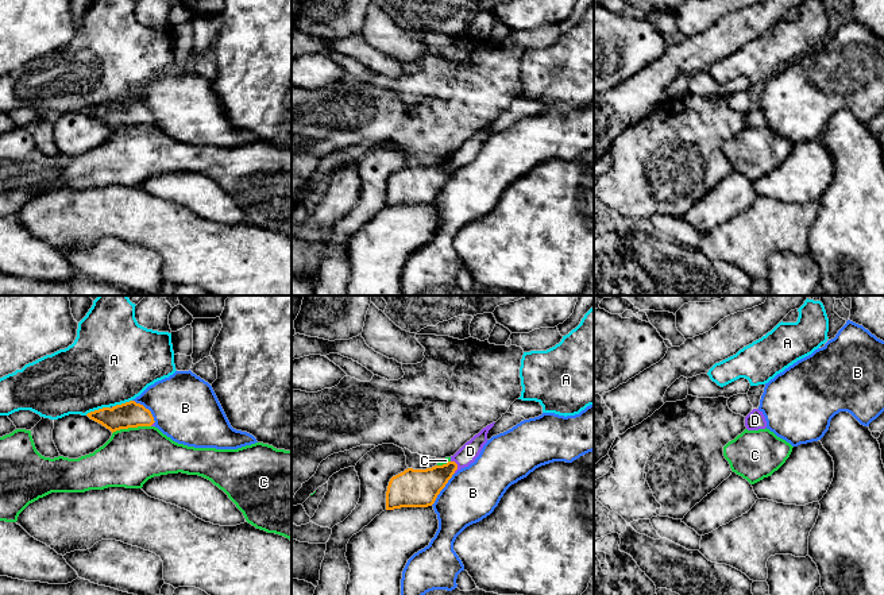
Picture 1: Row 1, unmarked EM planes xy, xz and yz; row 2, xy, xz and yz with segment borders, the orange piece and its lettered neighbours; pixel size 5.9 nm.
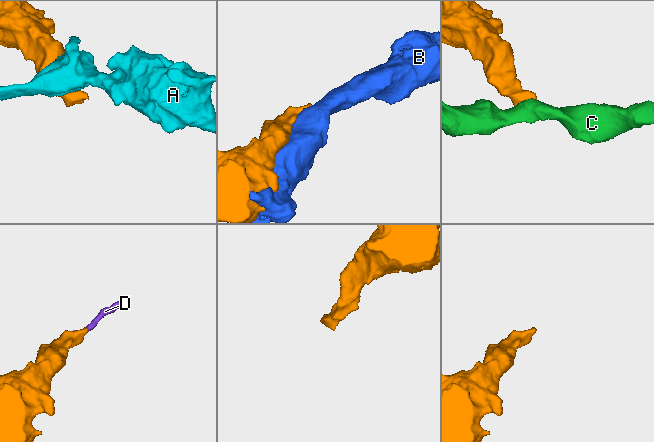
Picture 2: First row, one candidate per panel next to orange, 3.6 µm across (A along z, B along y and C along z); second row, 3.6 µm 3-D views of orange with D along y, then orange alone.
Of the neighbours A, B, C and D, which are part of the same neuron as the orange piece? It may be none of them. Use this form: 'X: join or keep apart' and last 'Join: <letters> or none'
A: keep apart
B: keep apart
C: keep apart
D: join
Join: D

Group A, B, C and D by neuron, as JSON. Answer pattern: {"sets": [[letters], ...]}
{"sets": [["A"], ["B"], ["C"], ["D"]]}

